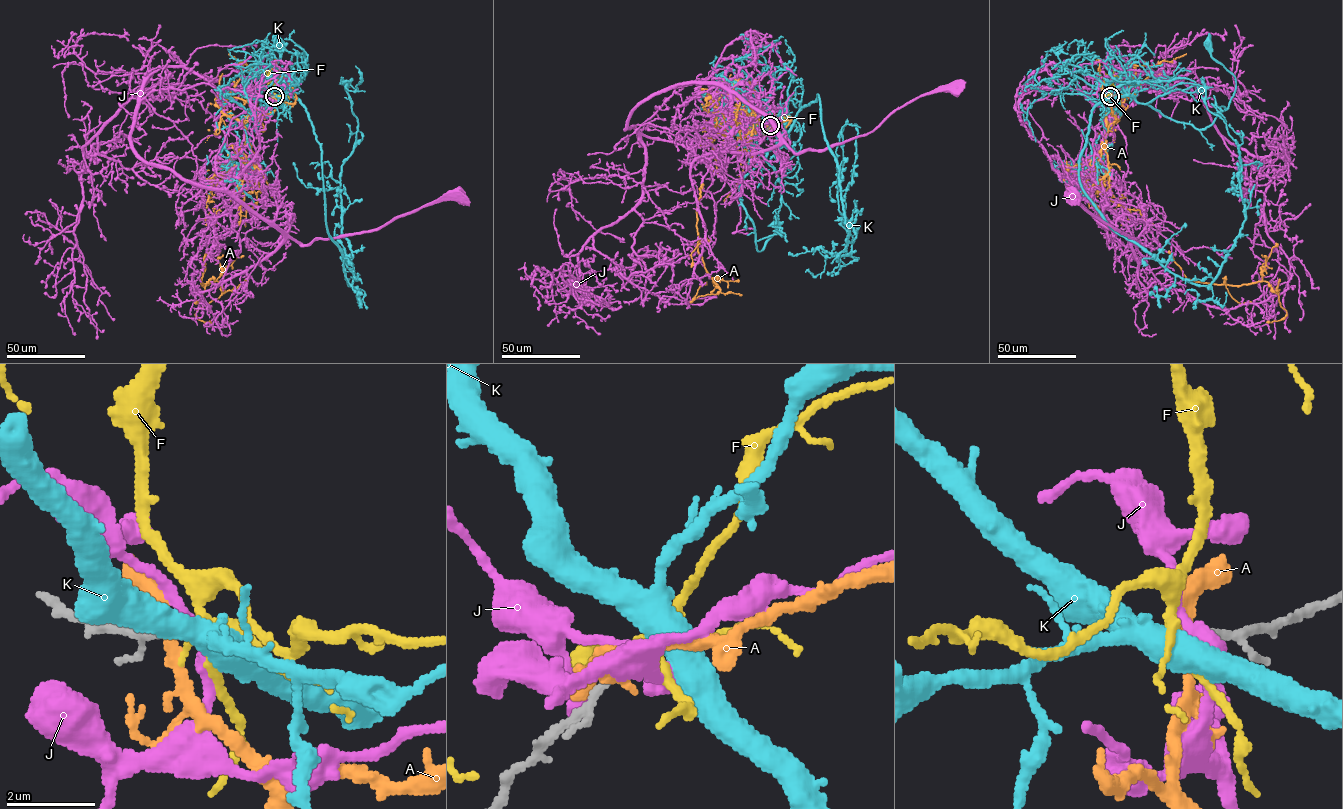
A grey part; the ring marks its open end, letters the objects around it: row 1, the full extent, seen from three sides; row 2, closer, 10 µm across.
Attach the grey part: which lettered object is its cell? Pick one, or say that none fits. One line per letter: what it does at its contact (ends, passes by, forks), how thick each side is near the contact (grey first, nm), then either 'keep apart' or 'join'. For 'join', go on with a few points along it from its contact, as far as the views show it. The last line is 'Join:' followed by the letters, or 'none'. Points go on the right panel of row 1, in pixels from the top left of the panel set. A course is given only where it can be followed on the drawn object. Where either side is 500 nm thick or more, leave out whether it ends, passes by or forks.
A: it passes by; calibres 240 and 300 nm; keep apart
F: it forks; calibres 220 and 200 nm; keep apart
J: it passes by; calibres 220 and 400 nm; keep apart
K: calibres 200 and 550 nm; join; course (1110, 96), (1132, 96), (1166, 117), (1204, 129), (1227, 108), (1236, 81), (1211, 57), (1206, 45)
Join: K

